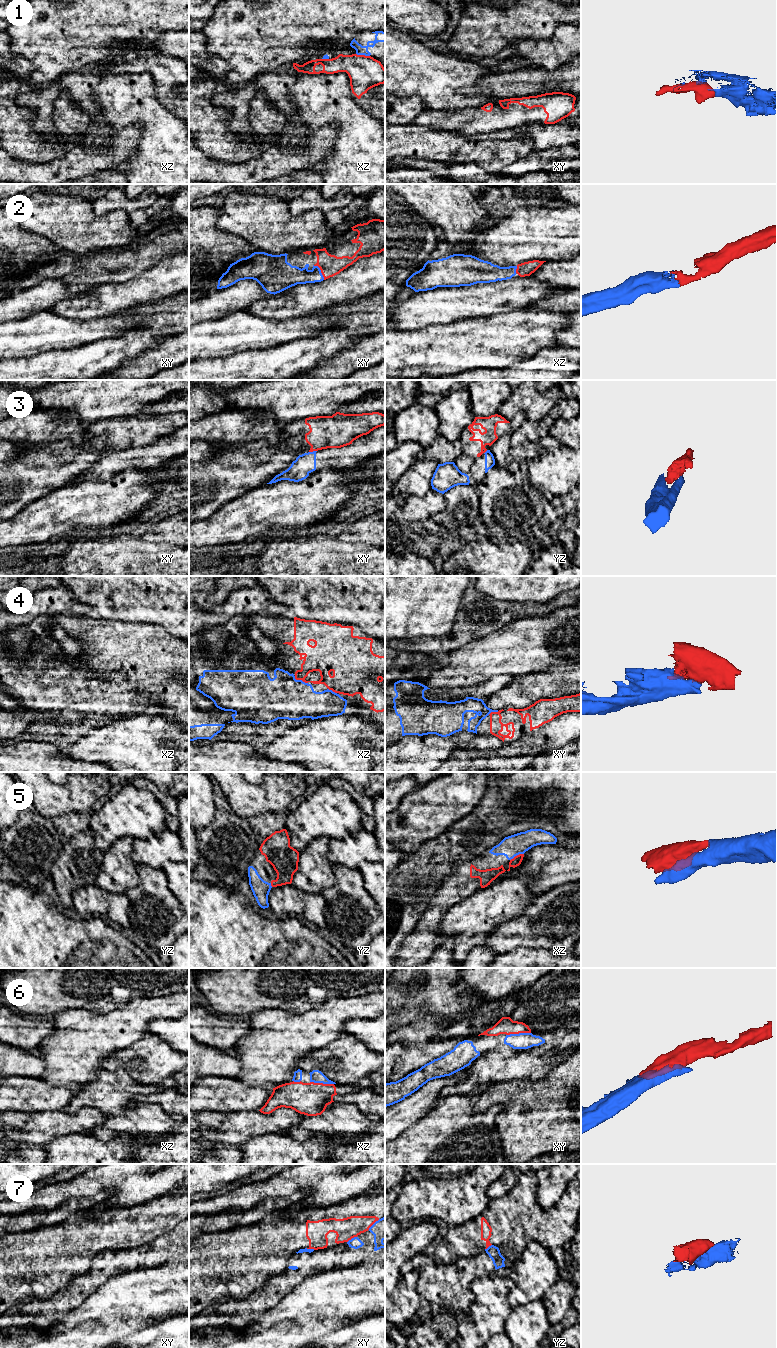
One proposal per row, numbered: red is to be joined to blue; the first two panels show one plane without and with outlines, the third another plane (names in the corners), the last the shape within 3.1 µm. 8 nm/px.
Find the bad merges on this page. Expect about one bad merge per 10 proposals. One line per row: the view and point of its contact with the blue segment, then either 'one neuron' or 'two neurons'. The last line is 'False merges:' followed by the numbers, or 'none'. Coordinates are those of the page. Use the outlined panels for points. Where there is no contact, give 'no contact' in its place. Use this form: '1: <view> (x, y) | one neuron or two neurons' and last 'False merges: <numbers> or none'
1: xz (363, 54) | two neurons
2: xy (320, 271) | one neuron
3: xy (313, 451) | two neurons
4: xz (300, 680) | one neuron
5: xz (516, 855) | one neuron
6: xy (519, 1033) | one neuron
7: xy (352, 1238) | two neurons
False merges: 1, 3, 7

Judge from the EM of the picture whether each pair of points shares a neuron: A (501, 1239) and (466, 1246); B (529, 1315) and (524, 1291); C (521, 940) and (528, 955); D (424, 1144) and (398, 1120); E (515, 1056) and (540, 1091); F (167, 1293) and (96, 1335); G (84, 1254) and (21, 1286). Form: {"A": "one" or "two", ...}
{"A": "one", "B": "two", "C": "two", "D": "two", "E": "two", "F": "one", "G": "one"}

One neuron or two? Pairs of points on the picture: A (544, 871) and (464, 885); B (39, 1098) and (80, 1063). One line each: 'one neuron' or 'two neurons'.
A: two neurons
B: two neurons

